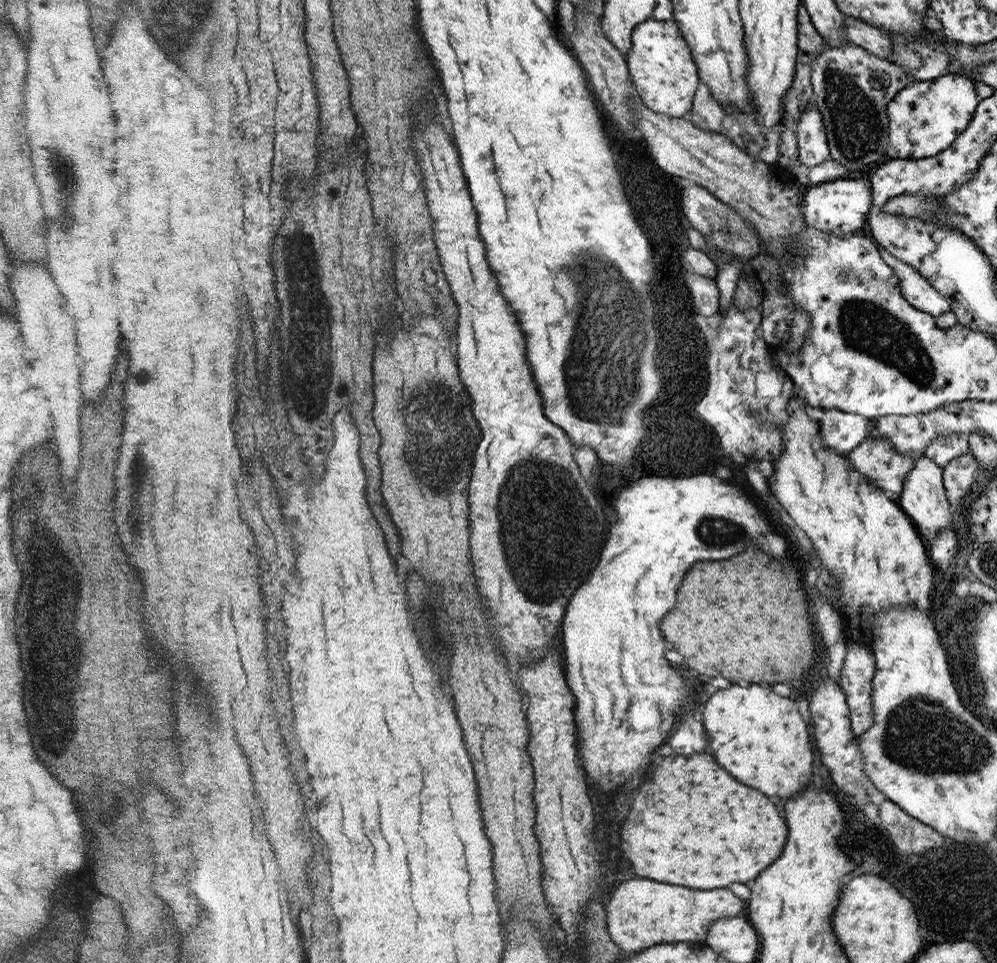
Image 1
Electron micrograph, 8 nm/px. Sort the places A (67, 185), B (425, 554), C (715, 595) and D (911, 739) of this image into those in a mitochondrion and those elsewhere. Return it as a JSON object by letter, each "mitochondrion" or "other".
{"A":"mitochondrion","B":"other","C":"other","D":"mitochondrion"}

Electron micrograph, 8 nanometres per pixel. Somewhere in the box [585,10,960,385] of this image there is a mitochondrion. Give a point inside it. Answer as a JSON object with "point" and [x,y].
{"point":[855,123]}

